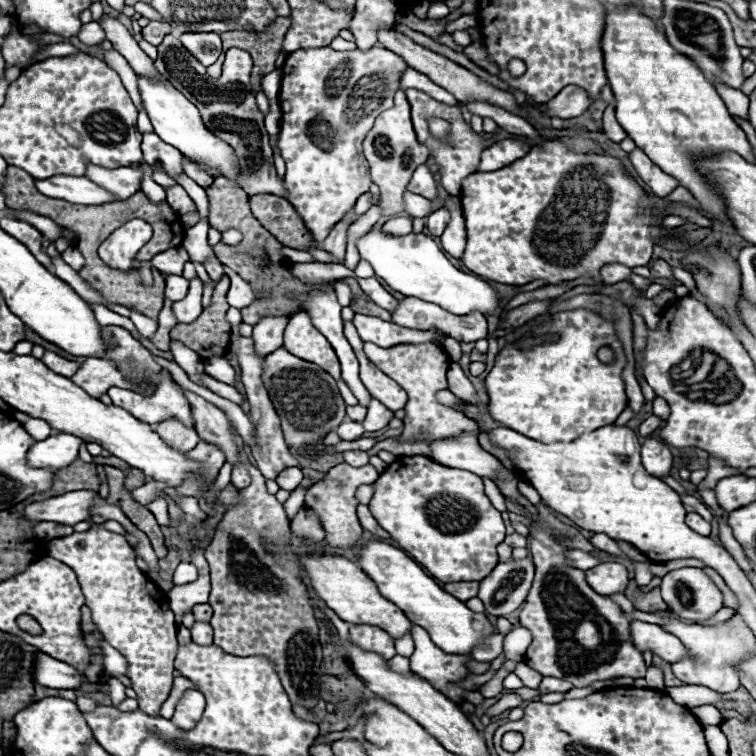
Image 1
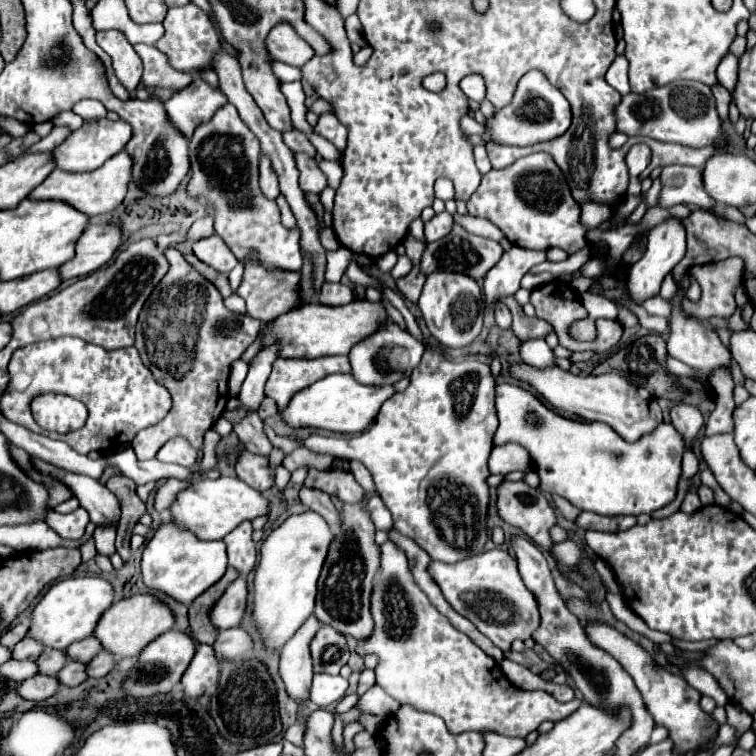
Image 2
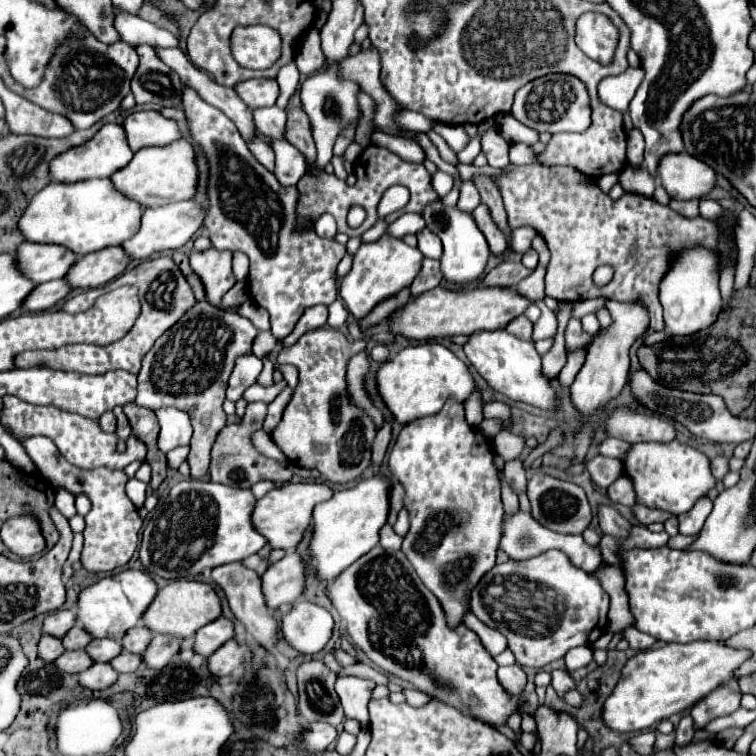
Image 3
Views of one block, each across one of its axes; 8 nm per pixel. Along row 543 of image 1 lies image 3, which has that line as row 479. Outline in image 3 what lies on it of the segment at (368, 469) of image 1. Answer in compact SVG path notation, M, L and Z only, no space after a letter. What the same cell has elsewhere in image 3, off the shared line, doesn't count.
M318 328L298 338L294 346L278 354L280 364L294 364L300 372L300 384L284 410L280 424L274 428L274 444L288 460L302 468L320 470L332 484L354 482L370 466L370 448L376 436L372 420L356 410L346 394L346 362L364 350L366 340L348 342L336 328Z

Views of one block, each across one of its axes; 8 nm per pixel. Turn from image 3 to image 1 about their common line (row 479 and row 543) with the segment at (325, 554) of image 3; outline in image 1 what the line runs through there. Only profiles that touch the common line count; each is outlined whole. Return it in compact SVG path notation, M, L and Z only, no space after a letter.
M372 540L364 544L362 550L358 552L358 564L376 582L382 596L386 596L390 602L400 606L400 610L408 616L408 620L416 626L422 626L432 636L432 642L448 654L470 656L472 650L480 646L484 638L496 632L490 620L486 618L486 614L472 612L464 602L444 592L434 582L434 578L430 578L400 548L394 548L380 540Z

